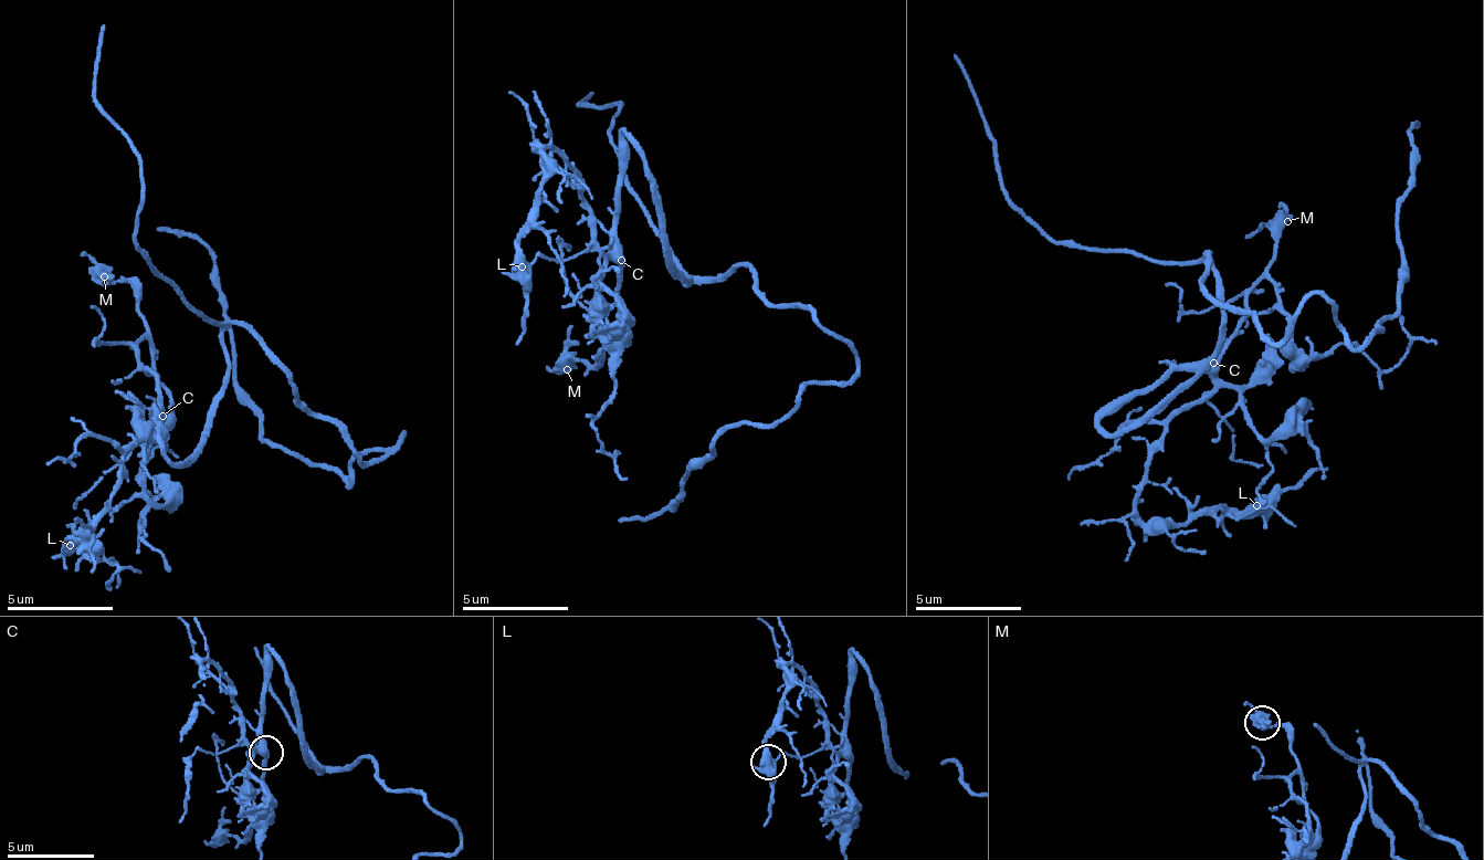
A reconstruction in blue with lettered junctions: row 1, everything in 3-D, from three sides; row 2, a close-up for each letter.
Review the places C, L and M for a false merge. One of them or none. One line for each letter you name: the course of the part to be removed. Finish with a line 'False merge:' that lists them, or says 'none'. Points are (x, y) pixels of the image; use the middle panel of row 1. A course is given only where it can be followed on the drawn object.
False merge: none

